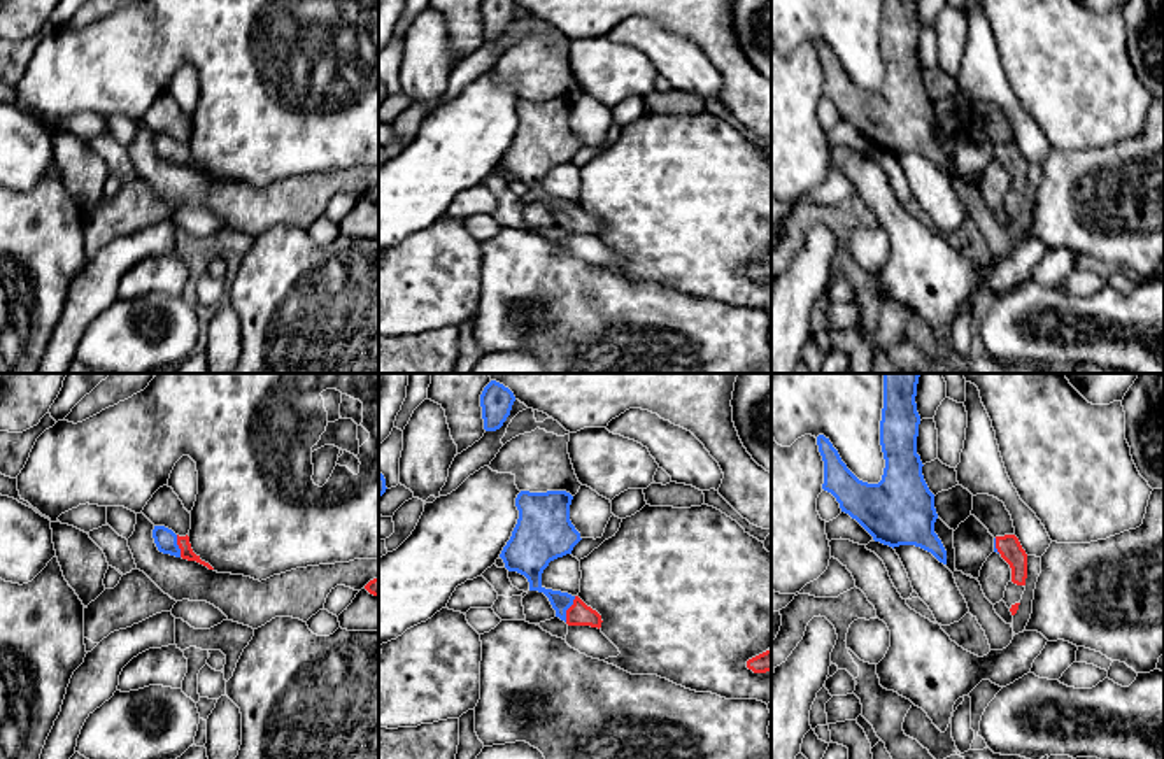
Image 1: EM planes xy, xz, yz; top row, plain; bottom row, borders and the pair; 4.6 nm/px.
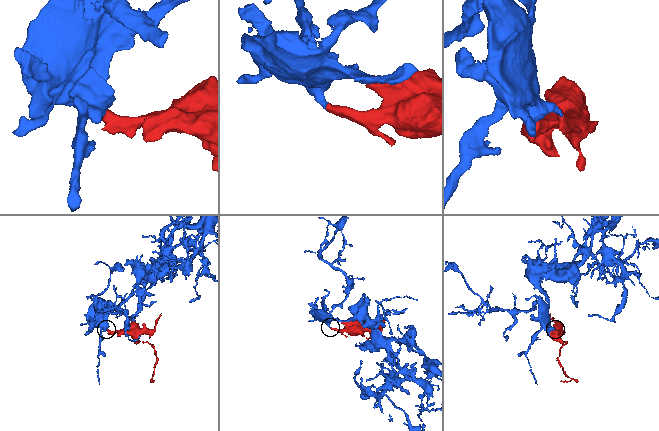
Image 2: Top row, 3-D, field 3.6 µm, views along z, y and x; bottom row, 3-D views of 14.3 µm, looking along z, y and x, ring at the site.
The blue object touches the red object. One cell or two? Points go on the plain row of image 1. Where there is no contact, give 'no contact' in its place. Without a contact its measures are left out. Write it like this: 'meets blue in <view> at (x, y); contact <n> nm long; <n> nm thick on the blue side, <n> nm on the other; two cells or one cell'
meets blue in xz at (568, 214); contact 130 nm long; 110 nm thick on the blue side, 110 nm on the other; one cell

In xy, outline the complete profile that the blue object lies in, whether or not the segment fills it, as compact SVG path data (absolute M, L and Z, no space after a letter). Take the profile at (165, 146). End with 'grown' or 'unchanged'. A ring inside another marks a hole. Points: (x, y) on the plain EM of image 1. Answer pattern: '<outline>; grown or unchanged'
M154 133L153 145L160 160L182 165L188 168L196 168L209 177L214 177L209 170L202 168L191 156L189 144L179 144L165 133Z; grown

